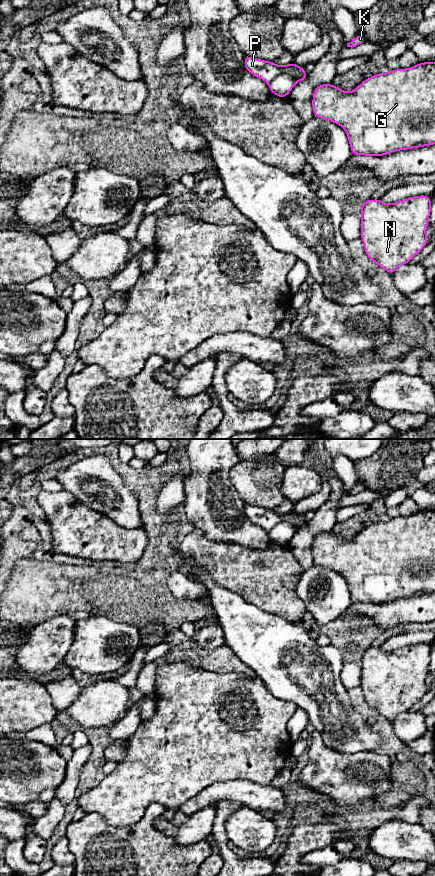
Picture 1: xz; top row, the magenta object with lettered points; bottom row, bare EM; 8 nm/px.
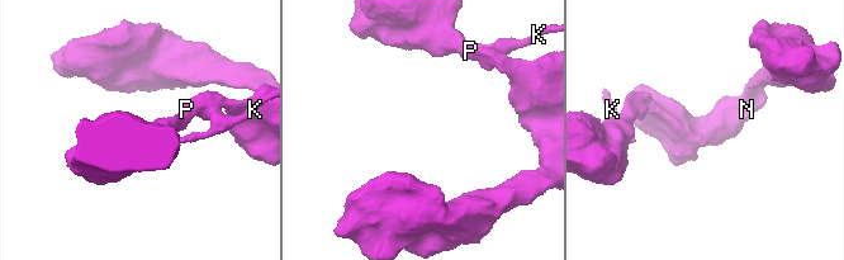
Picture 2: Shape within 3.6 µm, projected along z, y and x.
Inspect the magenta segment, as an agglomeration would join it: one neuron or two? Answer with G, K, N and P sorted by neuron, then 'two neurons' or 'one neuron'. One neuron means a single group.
groups G N P / K; two neurons

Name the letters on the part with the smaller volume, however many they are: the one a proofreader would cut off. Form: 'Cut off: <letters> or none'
Cut off: G, N, P

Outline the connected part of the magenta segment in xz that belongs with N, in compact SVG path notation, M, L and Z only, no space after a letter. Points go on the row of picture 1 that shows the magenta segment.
M428 195L408 197L402 201L385 203L380 199L368 199L361 205L361 240L366 255L389 275L401 265L408 264L427 244L426 229L431 214L431 198Z

